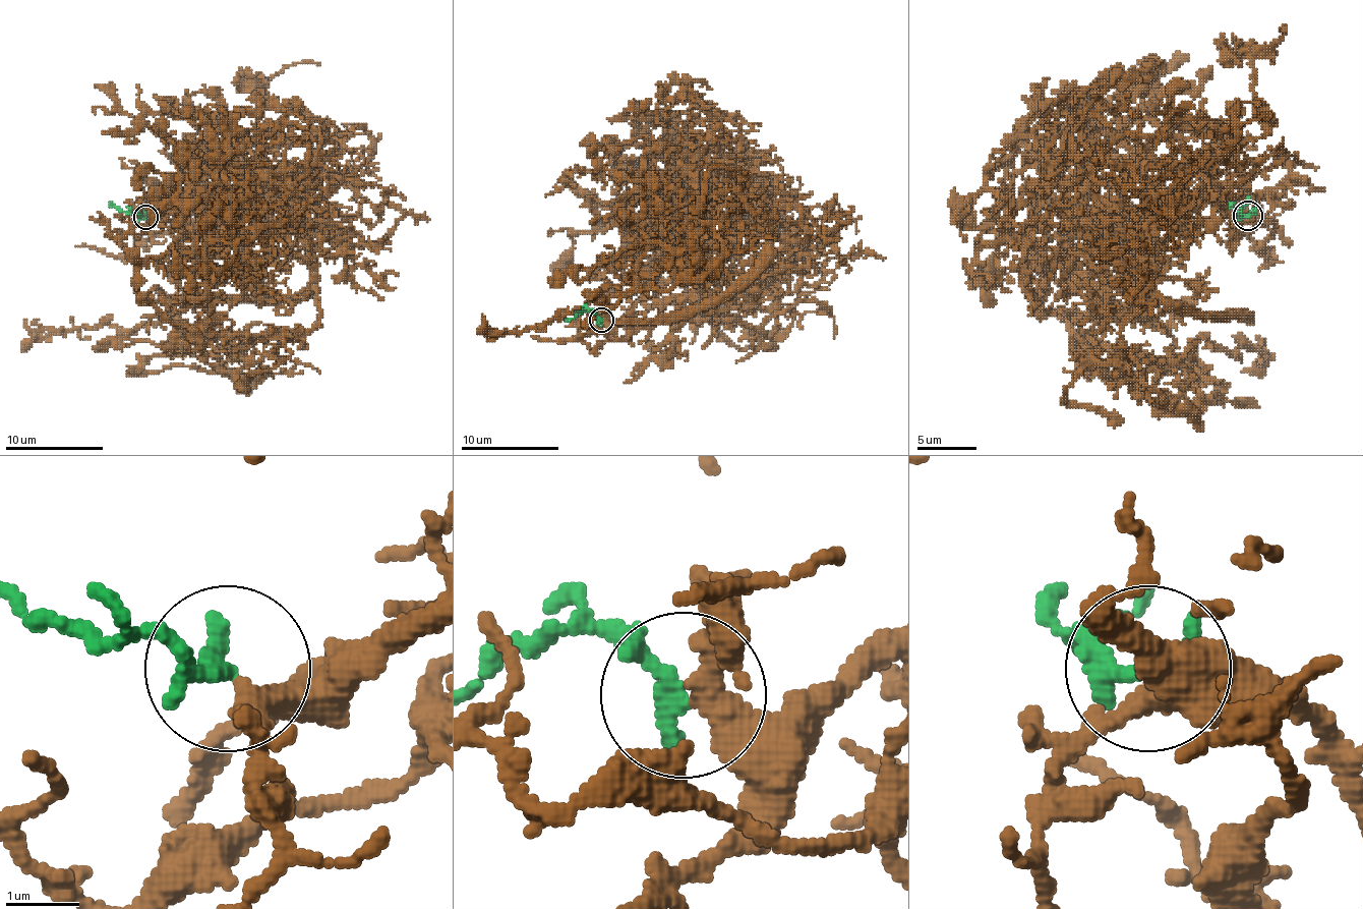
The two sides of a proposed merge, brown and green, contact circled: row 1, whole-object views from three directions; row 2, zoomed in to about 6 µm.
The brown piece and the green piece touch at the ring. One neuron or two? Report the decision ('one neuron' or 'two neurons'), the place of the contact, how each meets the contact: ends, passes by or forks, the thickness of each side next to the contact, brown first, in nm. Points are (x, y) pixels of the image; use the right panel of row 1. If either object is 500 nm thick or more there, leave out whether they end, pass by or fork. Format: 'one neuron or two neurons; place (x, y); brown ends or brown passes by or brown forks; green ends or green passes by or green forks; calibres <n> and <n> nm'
one neuron; place (1248, 215); brown passes by; green ends; calibres 320 and 320 nm

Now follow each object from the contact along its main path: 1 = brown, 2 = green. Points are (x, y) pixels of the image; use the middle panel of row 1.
1: (601, 319), (641, 299), (749, 294), (777, 265), (775, 216), (733, 211), (683, 256), (521, 331), (482, 314)
2: (601, 319), (592, 311), (580, 311), (565, 319)

